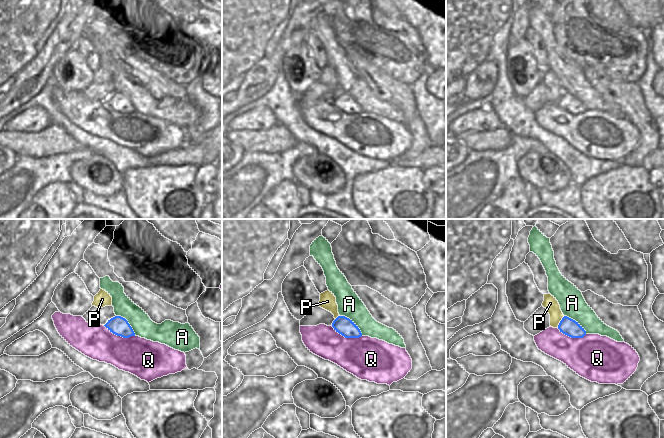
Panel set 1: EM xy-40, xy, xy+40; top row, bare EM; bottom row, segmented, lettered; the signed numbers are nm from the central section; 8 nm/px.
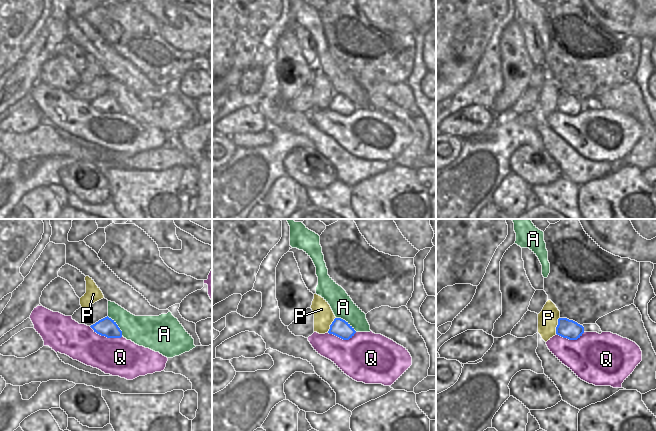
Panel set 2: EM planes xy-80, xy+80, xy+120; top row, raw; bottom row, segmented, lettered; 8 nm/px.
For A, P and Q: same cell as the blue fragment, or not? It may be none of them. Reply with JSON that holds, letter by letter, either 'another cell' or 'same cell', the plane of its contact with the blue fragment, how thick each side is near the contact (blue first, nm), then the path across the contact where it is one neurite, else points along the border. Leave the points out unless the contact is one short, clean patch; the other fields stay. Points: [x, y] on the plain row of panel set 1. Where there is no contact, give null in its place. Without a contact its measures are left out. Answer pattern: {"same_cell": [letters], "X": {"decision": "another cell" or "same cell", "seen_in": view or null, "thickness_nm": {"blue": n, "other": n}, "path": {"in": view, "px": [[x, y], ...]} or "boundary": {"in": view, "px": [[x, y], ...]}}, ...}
{"same_cell": [], "A": {"decision": "another cell", "seen_in": "xy", "thickness_nm": {"blue": 140, "other": 190}}, "P": {"decision": "another cell", "seen_in": "xy+40", "thickness_nm": {"blue": 140, "other": 110}}, "Q": {"decision": "another cell", "seen_in": "xy-40", "thickness_nm": {"blue": 150, "other": 300}}}

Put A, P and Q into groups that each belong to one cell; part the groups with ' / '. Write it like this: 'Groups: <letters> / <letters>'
Groups: A / P / Q

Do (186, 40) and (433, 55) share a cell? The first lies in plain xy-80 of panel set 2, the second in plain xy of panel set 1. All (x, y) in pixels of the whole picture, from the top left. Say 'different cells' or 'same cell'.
same cell

